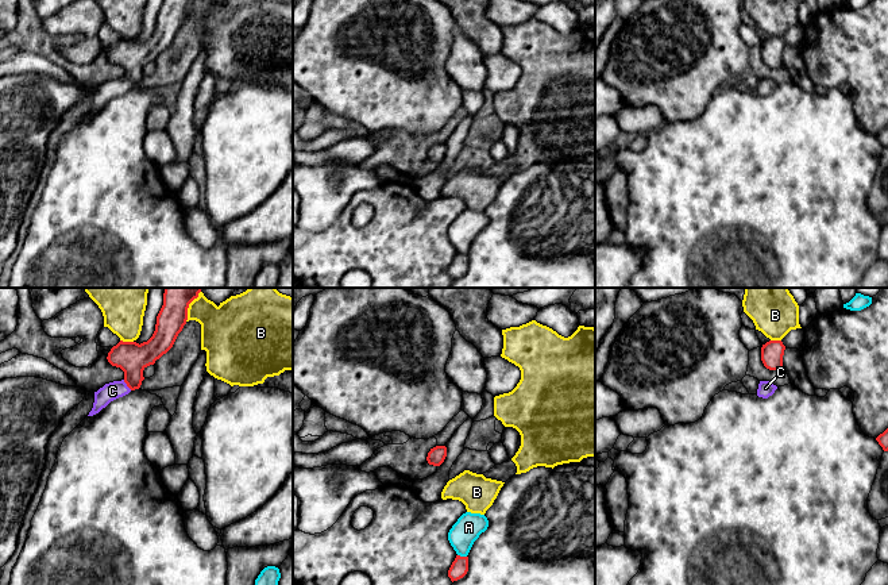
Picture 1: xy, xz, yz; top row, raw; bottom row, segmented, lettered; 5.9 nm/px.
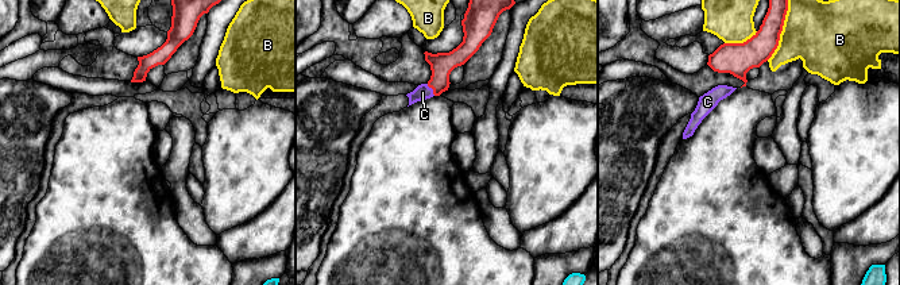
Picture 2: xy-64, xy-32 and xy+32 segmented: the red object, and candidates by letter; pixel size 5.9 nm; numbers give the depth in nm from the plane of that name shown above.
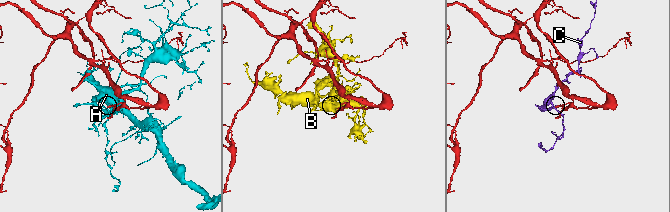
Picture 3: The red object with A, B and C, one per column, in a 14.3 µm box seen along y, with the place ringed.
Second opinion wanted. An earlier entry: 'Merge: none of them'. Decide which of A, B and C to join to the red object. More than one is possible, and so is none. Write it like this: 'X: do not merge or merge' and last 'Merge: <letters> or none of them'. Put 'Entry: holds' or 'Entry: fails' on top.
Entry: fails
A: do not merge
B: do not merge
C: merge
Merge: C

